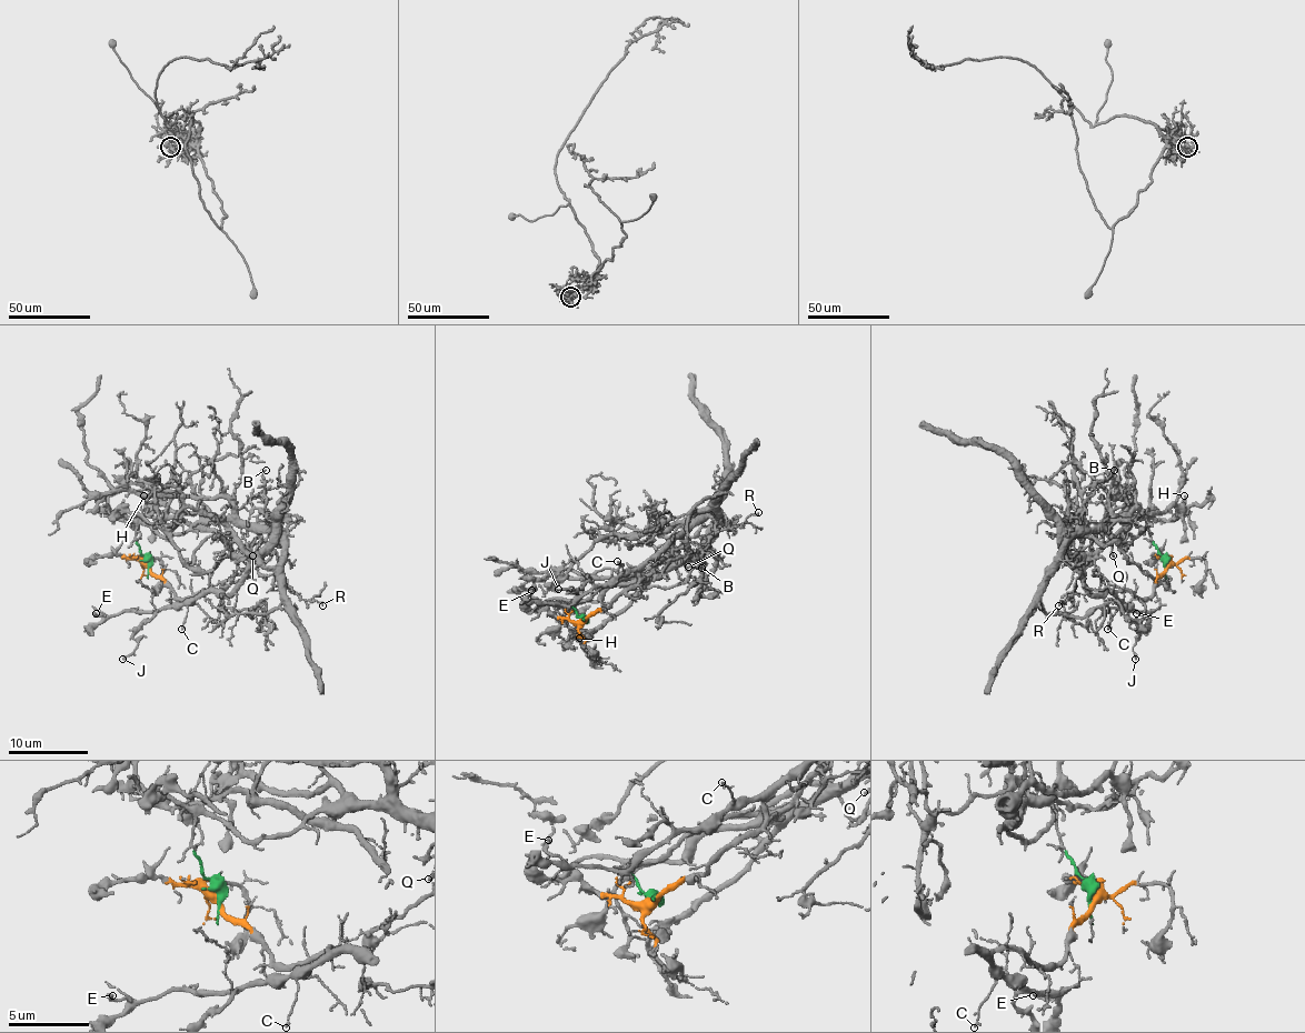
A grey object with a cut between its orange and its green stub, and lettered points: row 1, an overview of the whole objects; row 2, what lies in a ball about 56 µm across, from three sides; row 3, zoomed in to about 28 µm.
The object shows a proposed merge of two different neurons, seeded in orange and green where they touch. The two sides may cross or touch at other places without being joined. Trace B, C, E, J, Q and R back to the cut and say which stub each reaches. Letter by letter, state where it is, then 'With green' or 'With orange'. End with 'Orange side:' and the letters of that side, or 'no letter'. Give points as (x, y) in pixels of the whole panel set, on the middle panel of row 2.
B: Place: (701, 568). With green
C: Place: (617, 561). With orange
E: Place: (531, 590). With orange
J: Place: (558, 589). With orange
Q: Place: (688, 567). With green
R: Place: (758, 512). With orange
Orange side: C, E, J, R

